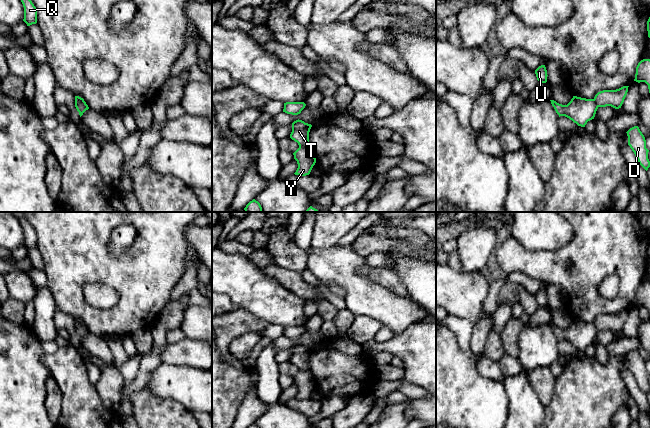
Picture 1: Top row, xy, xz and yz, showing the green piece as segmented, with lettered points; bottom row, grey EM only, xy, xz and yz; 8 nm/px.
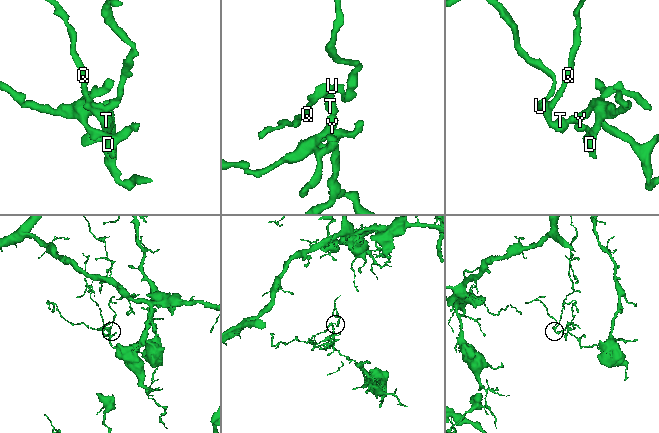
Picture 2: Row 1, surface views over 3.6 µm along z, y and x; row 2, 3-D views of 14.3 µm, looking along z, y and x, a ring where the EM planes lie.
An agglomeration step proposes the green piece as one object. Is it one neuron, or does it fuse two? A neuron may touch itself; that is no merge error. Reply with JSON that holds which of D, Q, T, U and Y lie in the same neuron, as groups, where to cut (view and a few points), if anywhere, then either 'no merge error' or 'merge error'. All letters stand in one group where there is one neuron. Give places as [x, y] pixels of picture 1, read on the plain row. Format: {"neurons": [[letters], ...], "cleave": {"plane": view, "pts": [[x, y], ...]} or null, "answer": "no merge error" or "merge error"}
{"neurons": [["D", "Y"], ["Q", "T", "U"]], "cleave": {"plane": "xz", "pts": [[299, 369], [308, 371]]}, "answer": "merge error"}

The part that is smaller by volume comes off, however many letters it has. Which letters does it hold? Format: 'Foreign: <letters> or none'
Foreign: Q, T, U

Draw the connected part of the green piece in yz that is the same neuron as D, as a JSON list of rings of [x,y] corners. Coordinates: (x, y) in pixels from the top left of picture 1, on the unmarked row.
[[[638,350],[630,352],[627,356],[628,369],[634,376],[639,388],[647,395],[650,391],[648,383],[649,374],[646,372],[646,364]]]

